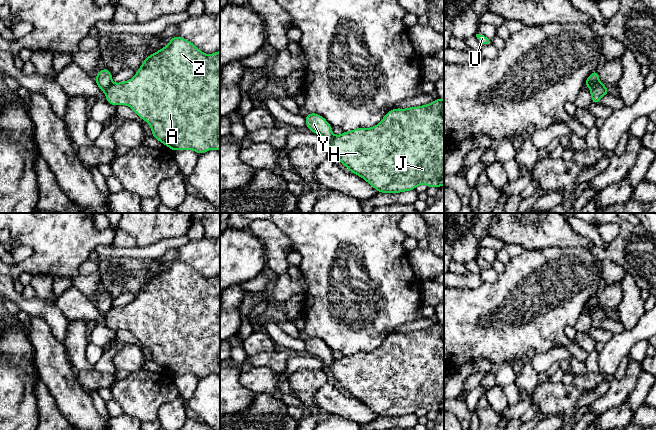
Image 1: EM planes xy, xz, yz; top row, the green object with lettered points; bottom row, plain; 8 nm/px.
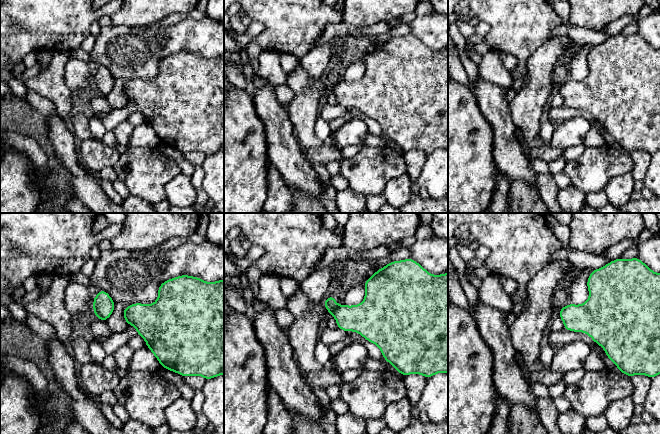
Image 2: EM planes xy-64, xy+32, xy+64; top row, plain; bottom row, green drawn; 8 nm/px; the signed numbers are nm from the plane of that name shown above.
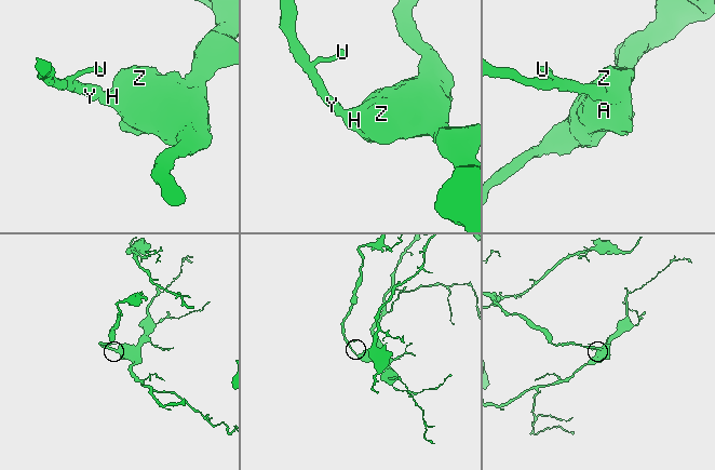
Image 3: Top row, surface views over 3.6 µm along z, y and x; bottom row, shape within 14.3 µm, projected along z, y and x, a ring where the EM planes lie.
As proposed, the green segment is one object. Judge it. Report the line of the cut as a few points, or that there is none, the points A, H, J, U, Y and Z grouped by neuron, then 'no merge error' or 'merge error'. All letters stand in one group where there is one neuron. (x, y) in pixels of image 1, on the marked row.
cut xy (112, 82), (104, 91); groups A H J Z / U Y; merge error

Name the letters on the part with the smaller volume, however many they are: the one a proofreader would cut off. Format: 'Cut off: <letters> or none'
Cut off: U, Y

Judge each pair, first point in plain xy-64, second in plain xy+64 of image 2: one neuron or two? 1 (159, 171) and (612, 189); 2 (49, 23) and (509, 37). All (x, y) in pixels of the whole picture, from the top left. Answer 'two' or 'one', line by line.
1: two
2: one

